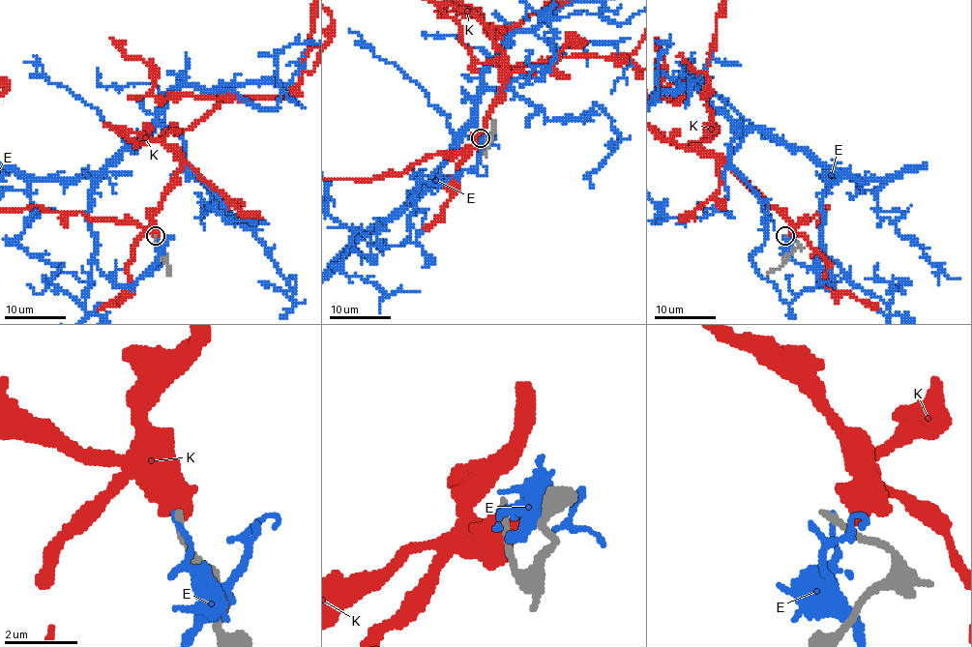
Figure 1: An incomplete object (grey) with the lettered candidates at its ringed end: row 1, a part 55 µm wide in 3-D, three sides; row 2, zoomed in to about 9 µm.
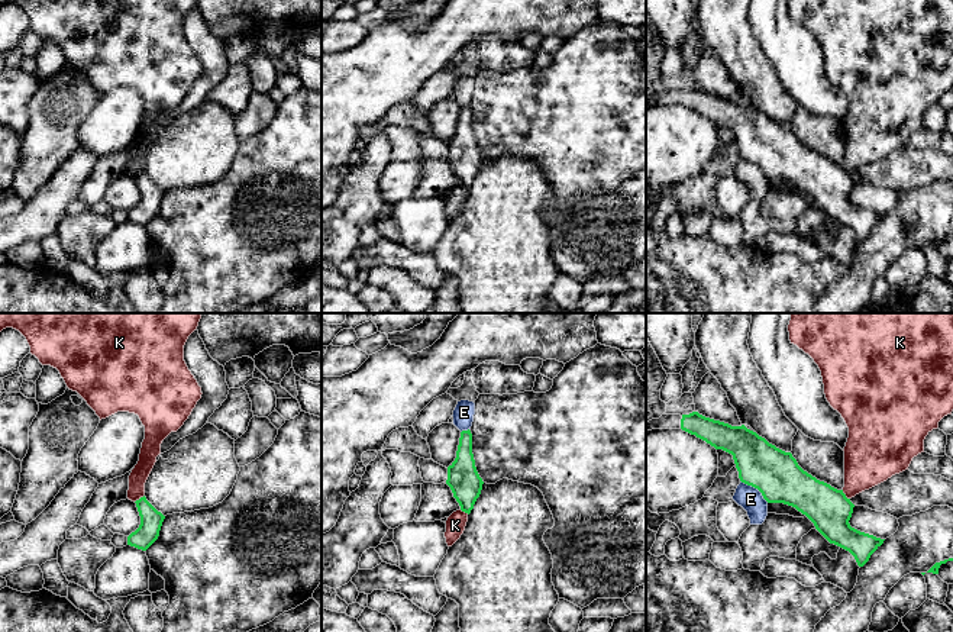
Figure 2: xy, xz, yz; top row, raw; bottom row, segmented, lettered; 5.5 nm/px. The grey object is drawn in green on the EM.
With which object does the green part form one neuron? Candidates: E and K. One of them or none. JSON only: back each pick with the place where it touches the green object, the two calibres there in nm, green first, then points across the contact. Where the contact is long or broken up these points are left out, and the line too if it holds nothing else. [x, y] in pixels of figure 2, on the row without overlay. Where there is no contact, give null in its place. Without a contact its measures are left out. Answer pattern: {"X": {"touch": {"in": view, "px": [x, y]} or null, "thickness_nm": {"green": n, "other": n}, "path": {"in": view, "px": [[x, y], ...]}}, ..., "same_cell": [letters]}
{"same_cell": []}

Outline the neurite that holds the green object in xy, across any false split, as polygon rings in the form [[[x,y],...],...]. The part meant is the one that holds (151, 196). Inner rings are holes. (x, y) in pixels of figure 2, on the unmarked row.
[[[145,171],[135,178],[140,191],[140,200],[127,212],[127,220],[146,226],[158,215],[165,191]]]

